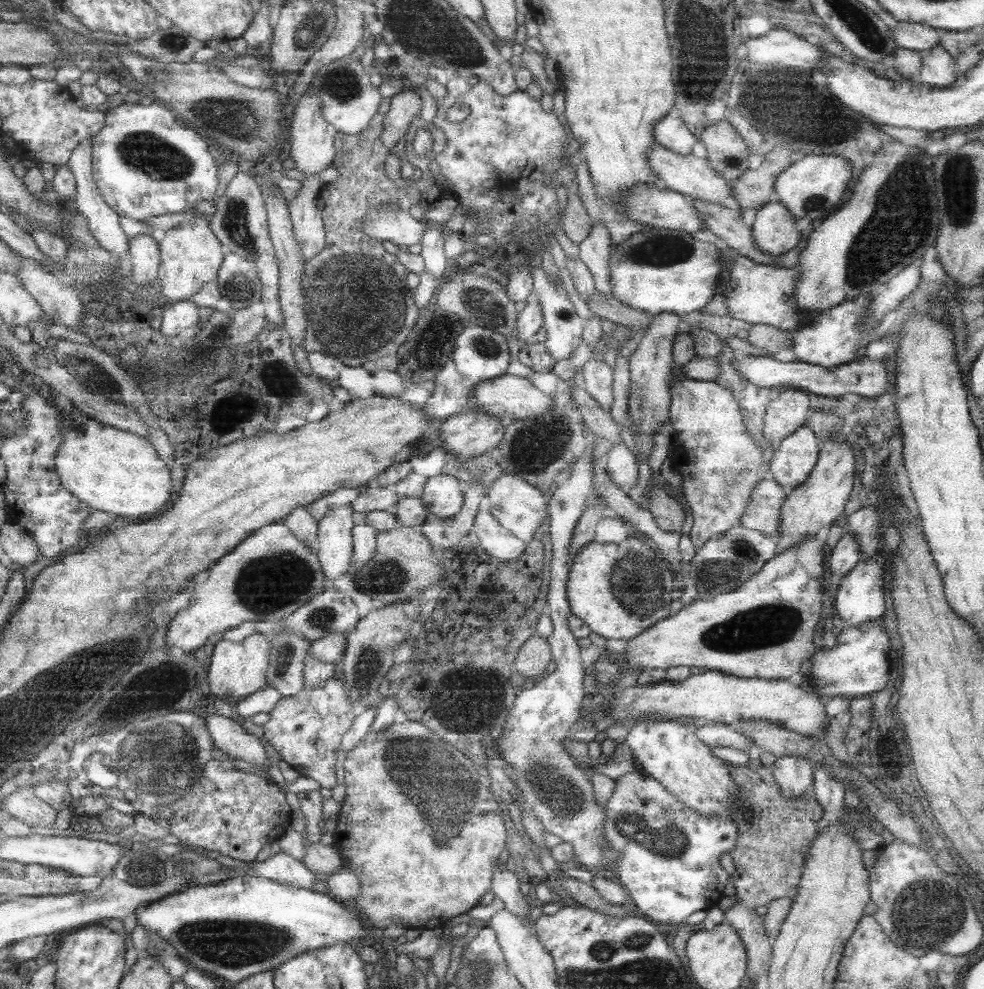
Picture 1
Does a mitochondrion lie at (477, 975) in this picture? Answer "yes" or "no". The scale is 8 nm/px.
yes

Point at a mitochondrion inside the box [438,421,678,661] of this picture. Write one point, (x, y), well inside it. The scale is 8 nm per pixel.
(634, 578)

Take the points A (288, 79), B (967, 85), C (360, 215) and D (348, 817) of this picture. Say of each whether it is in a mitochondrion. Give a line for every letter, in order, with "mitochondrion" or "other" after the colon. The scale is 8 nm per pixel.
A: other
B: other
C: other
D: other

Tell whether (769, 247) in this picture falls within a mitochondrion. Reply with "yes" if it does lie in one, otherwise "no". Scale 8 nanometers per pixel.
no

